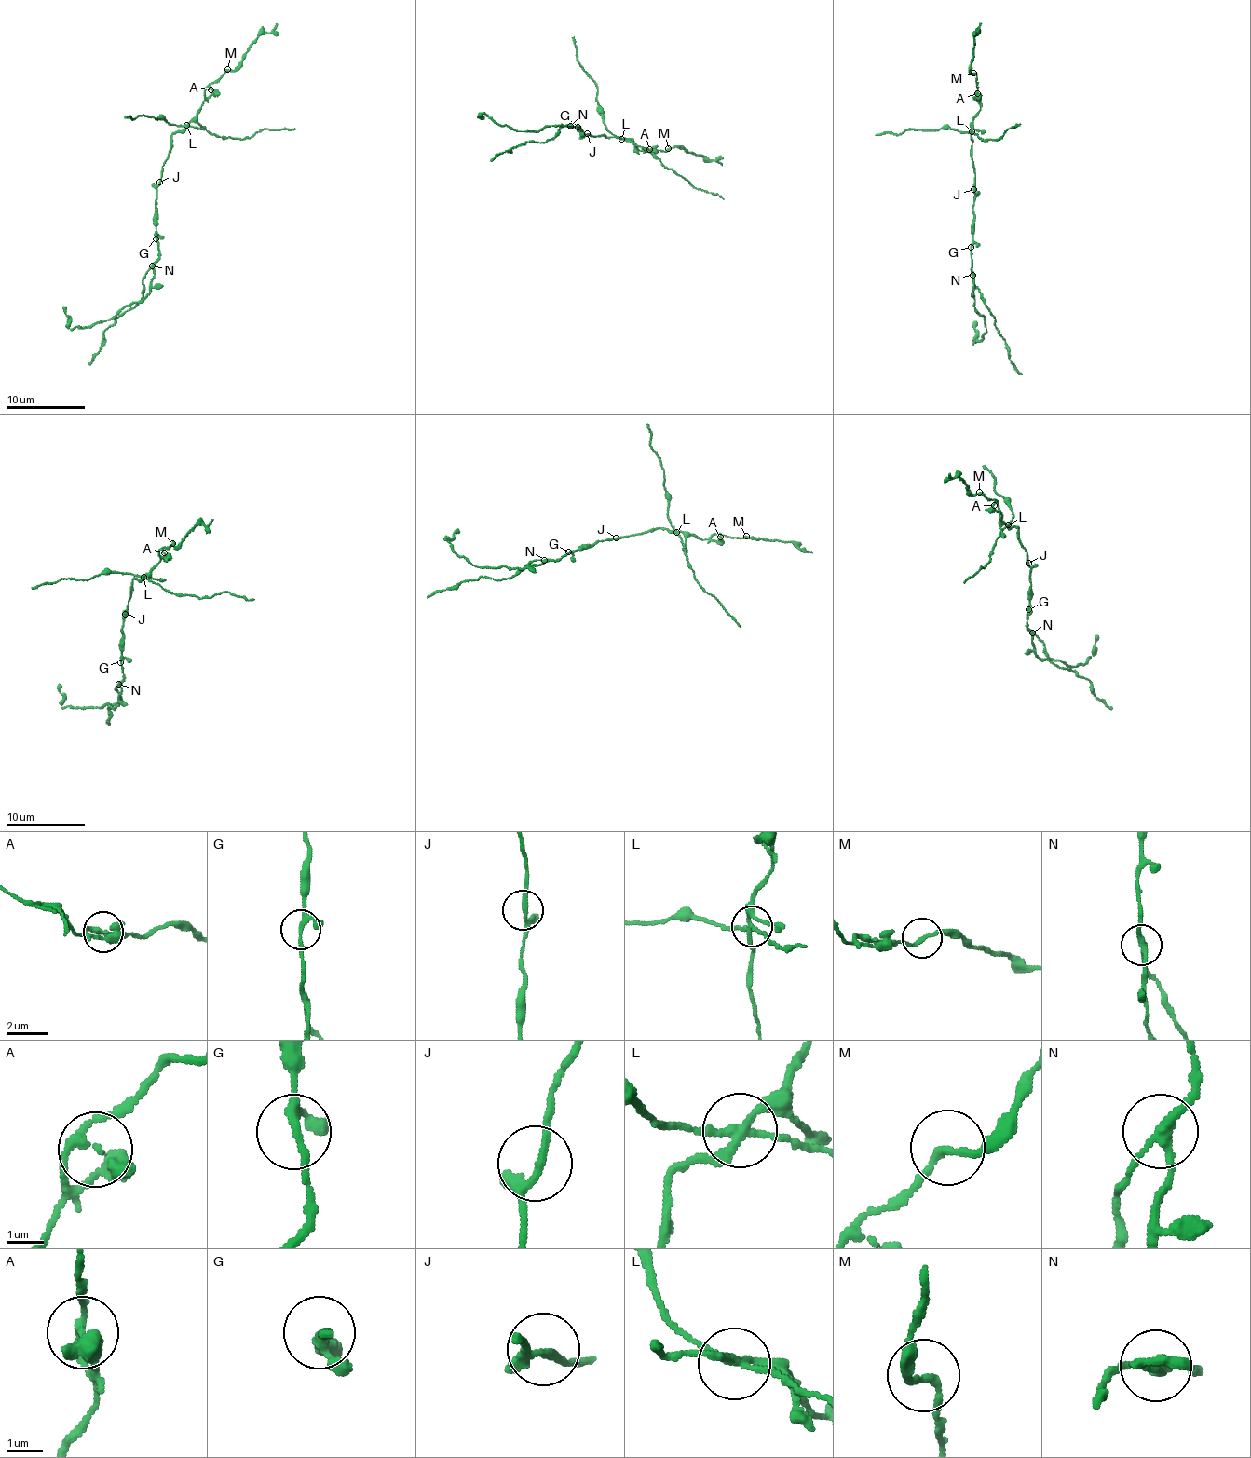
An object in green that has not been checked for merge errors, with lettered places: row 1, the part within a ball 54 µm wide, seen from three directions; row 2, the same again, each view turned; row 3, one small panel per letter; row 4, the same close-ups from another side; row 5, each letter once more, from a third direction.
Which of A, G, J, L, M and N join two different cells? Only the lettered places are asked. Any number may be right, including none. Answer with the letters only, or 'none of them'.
L, N

